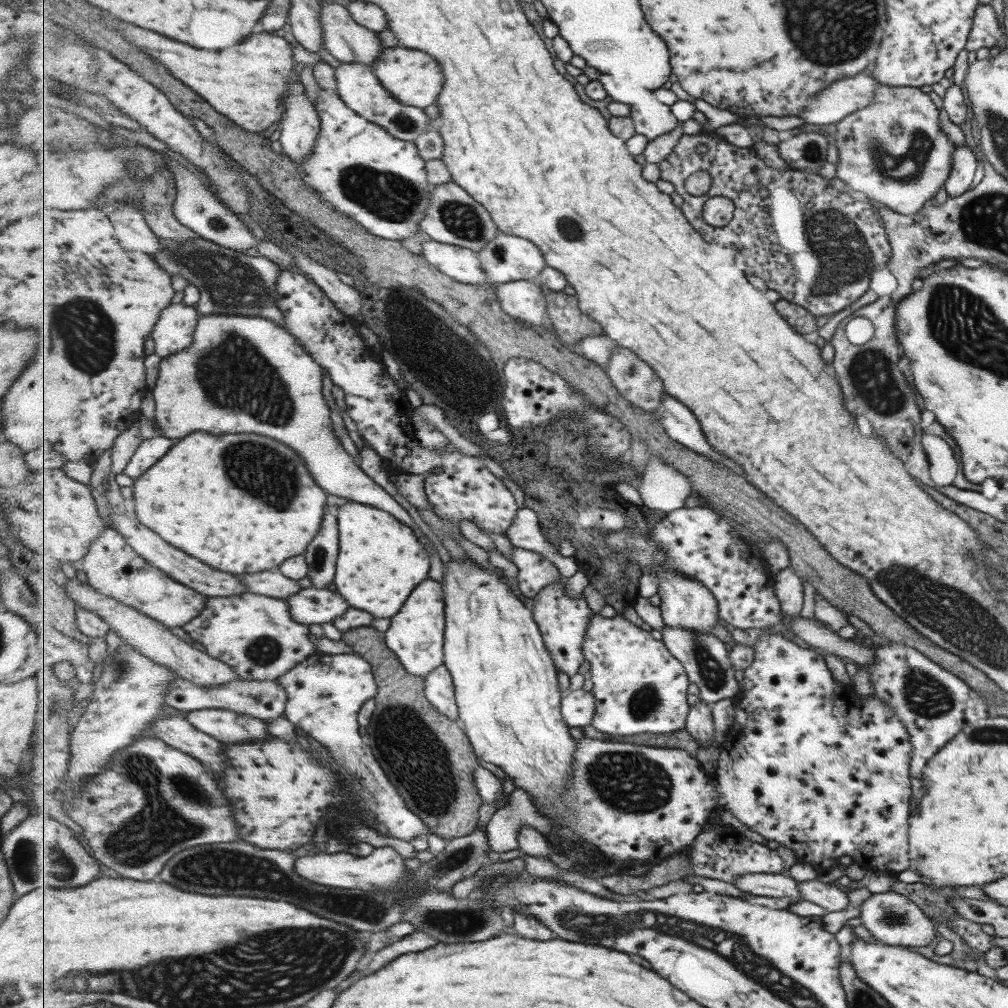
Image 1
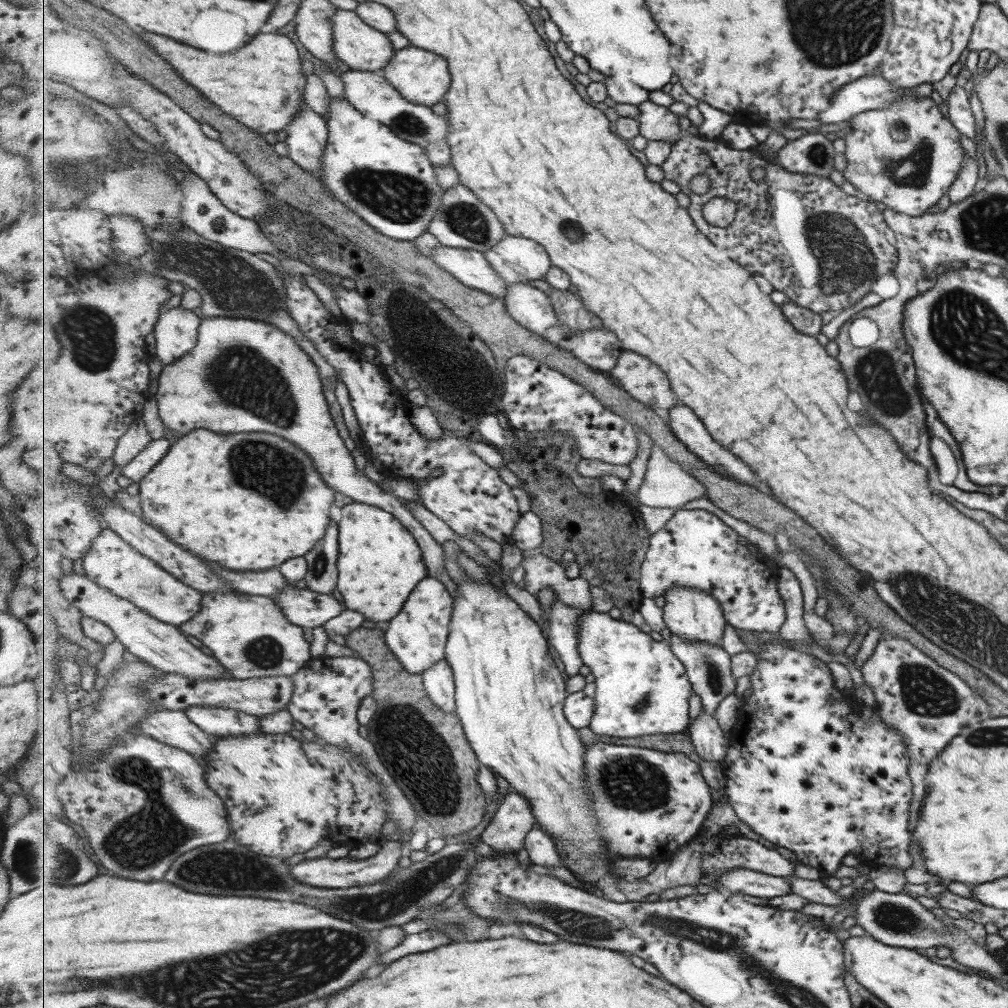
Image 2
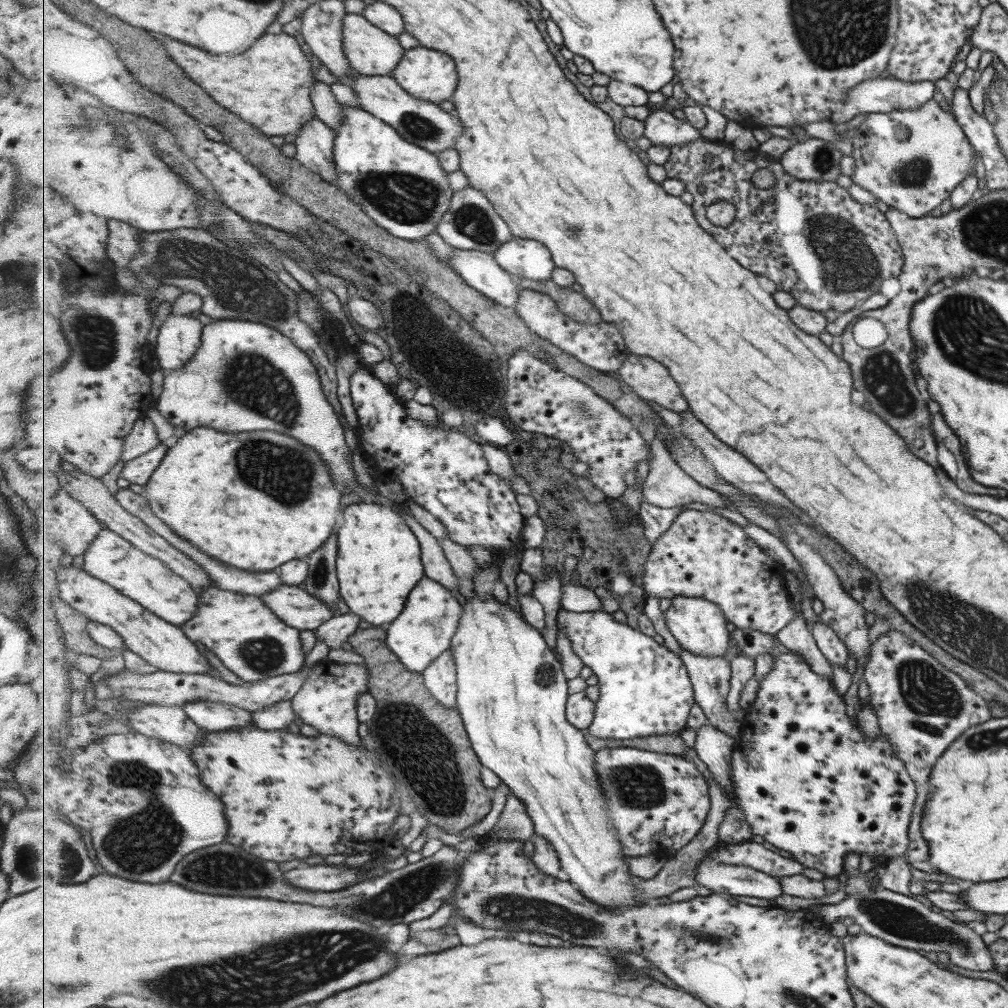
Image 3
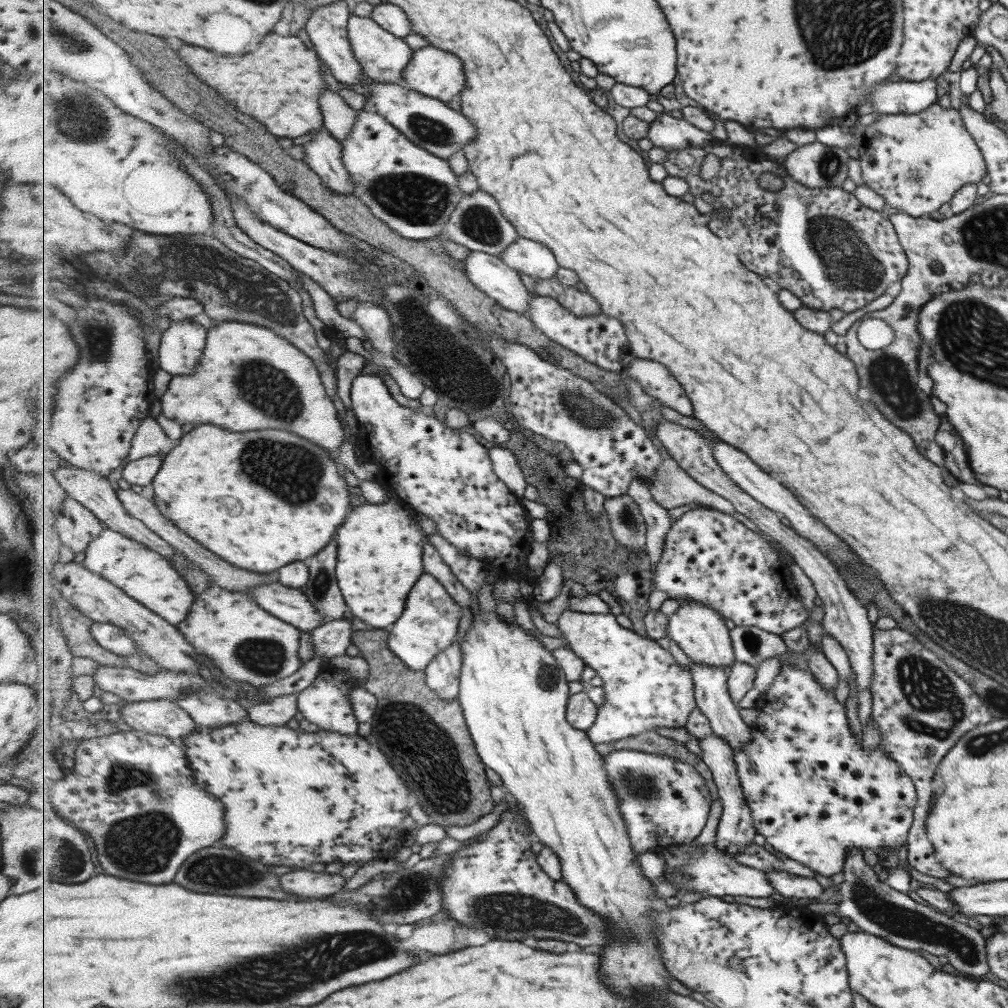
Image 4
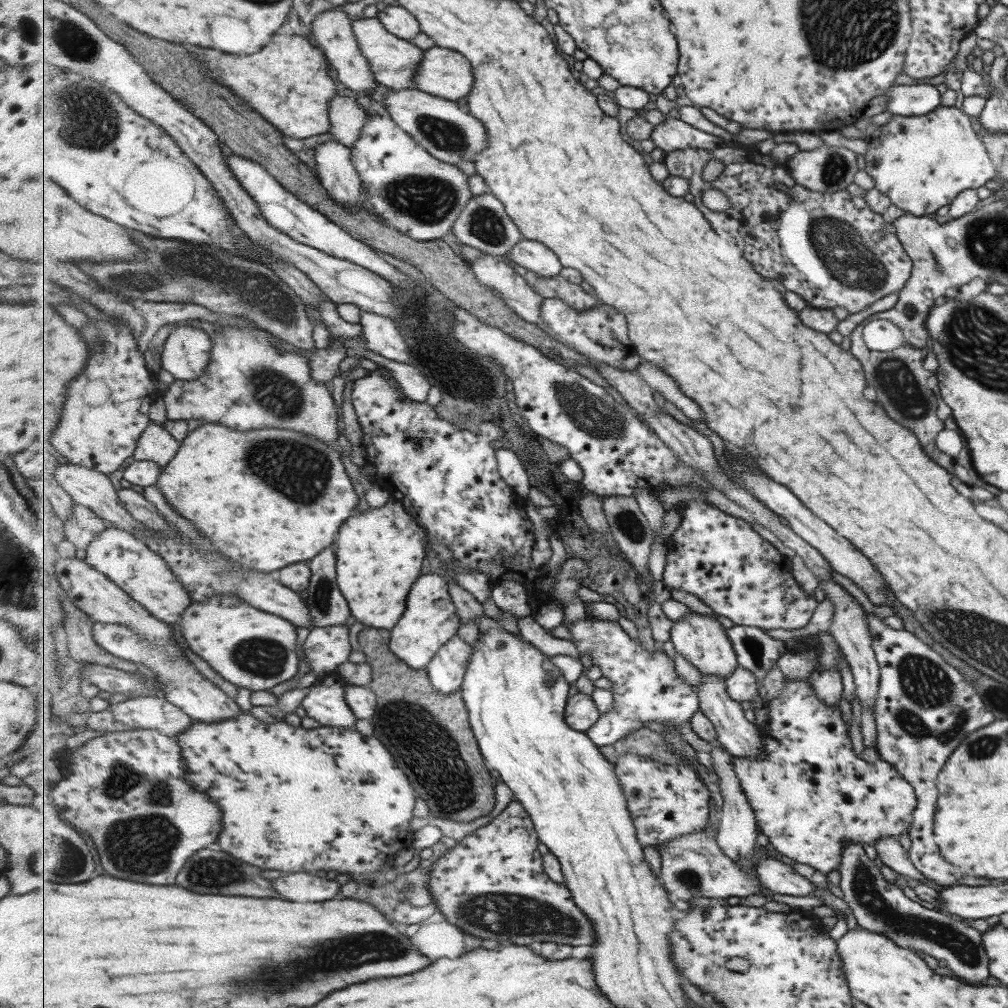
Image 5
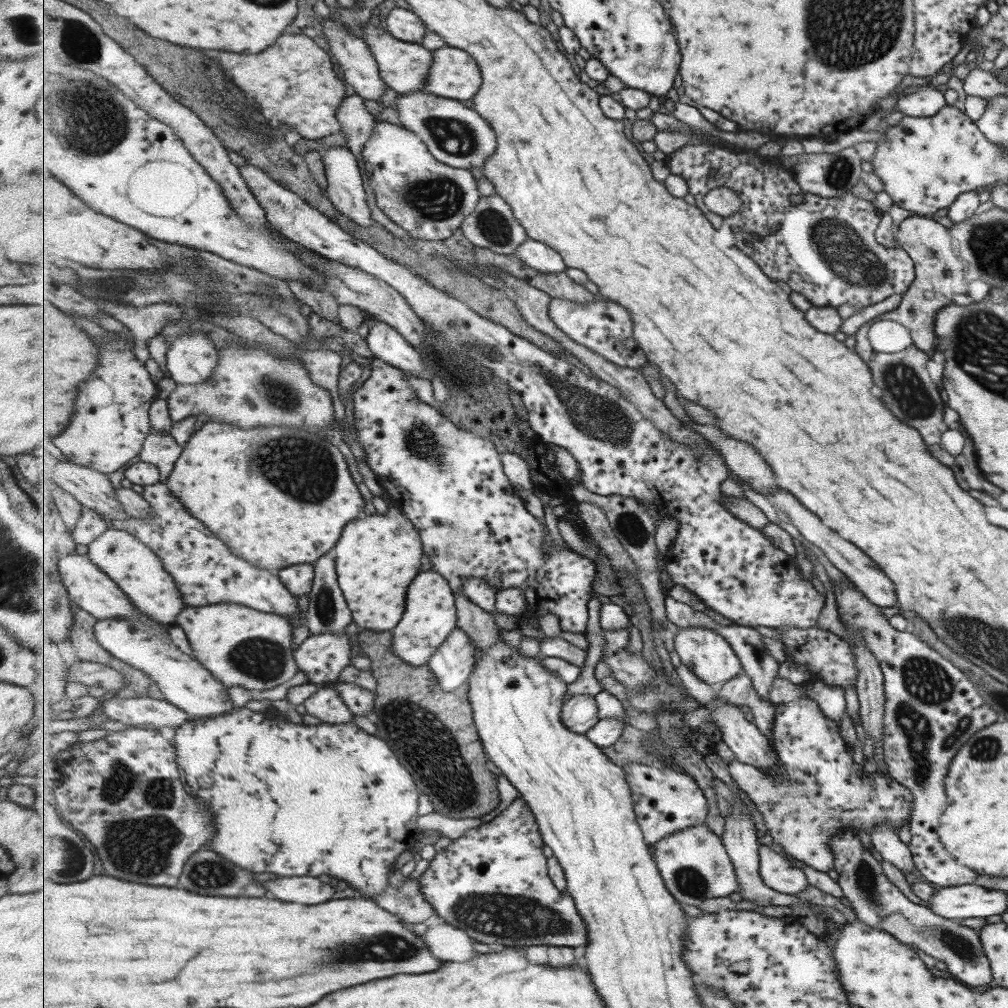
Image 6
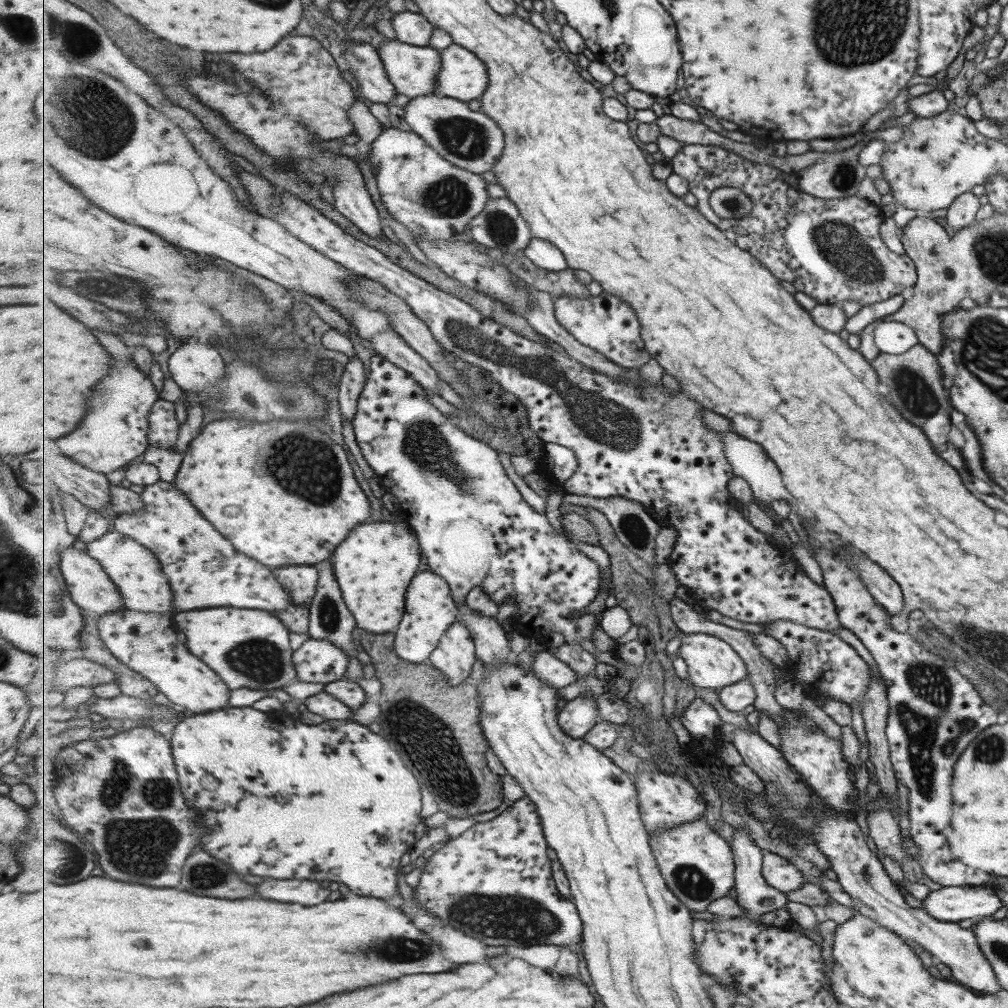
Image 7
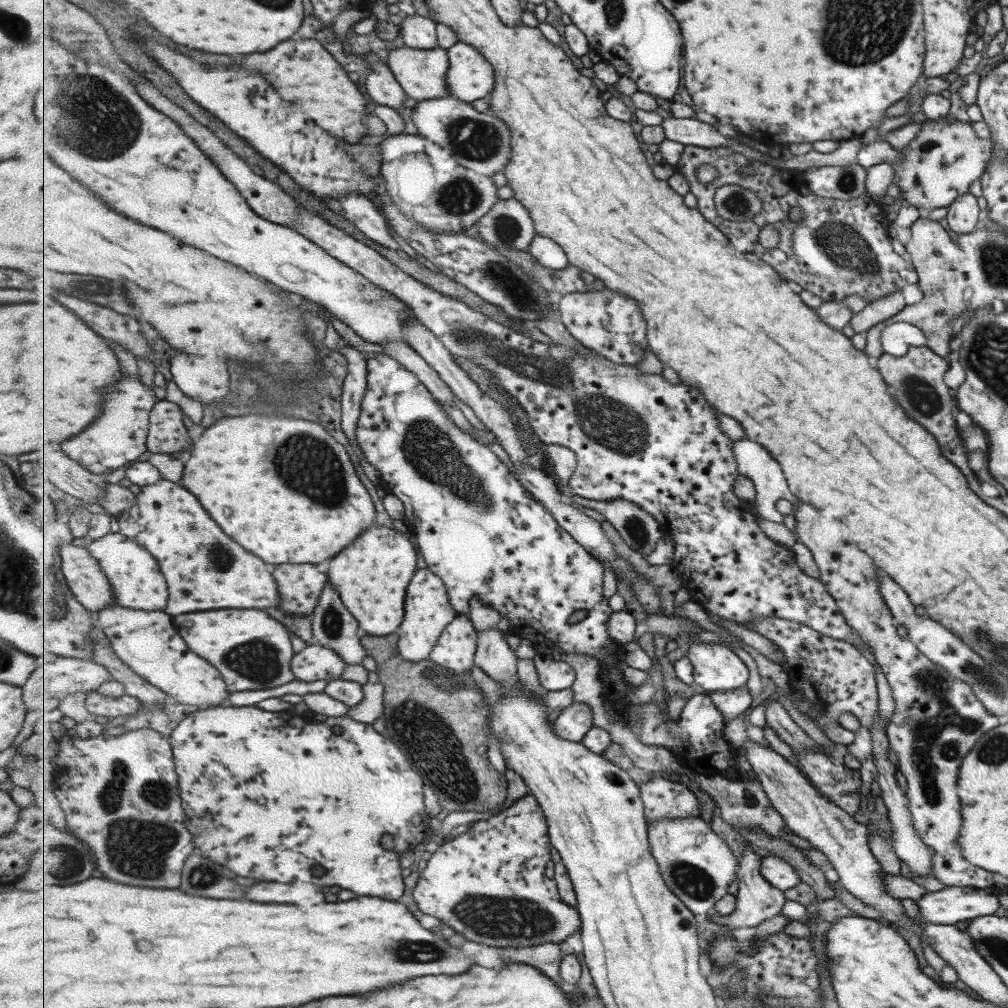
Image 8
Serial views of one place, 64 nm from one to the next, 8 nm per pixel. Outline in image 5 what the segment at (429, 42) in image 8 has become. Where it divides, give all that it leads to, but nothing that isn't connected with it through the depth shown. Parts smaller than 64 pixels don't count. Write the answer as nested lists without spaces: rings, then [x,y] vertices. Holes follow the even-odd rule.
[[[401,5],[382,7],[379,9],[377,17],[381,19],[381,22],[391,34],[403,40],[411,41],[415,36],[422,33],[419,19]]]

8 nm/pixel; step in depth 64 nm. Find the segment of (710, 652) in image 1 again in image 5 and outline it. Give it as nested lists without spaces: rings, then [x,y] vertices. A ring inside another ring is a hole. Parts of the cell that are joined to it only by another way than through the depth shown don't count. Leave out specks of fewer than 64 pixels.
[[[701,673],[701,686],[699,686],[698,695],[701,701],[700,710],[711,719],[711,722],[717,729],[717,743],[721,744],[727,751],[736,758],[737,756],[745,756],[745,758],[757,758],[763,754],[765,743],[761,728],[753,722],[749,722],[745,718],[745,710],[741,708],[740,701],[733,700],[727,692],[727,679],[721,676],[709,676],[709,674]]]

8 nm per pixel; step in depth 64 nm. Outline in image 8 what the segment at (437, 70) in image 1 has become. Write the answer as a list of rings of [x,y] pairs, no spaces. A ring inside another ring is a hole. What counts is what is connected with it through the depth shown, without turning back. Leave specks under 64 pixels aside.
[[[459,41],[449,51],[450,94],[467,103],[490,96],[496,90],[496,70],[492,62],[473,44]]]

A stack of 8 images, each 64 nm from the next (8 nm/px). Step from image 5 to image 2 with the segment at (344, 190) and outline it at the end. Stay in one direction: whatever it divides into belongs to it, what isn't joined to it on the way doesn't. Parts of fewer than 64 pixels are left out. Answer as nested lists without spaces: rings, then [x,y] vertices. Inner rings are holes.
[[[307,104],[301,106],[297,118],[287,130],[289,156],[306,171],[321,172],[323,154],[329,142],[329,123]]]

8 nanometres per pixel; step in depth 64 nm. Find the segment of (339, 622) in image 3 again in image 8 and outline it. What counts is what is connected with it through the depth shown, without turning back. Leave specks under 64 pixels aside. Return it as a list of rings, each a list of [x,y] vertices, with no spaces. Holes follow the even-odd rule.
[[[314,642],[295,653],[292,668],[296,679],[300,681],[333,681],[340,678],[346,664],[339,652]]]

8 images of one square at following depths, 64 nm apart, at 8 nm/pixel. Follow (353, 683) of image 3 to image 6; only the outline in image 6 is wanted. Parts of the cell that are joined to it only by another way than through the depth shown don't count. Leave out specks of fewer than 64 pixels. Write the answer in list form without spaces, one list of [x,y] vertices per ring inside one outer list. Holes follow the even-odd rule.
[[[327,682],[304,702],[307,712],[323,723],[351,723],[354,712],[337,690],[337,683]]]

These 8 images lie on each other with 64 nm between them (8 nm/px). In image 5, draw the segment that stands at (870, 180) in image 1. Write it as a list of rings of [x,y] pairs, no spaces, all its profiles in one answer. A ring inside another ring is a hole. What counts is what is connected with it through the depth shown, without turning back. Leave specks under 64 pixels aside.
[[[939,105],[921,116],[893,115],[883,125],[863,128],[867,152],[863,154],[863,170],[874,180],[874,187],[889,198],[891,204],[913,216],[928,216],[947,206],[961,190],[976,189],[997,176],[995,163],[989,159],[985,145],[969,123],[969,117],[955,107]]]

